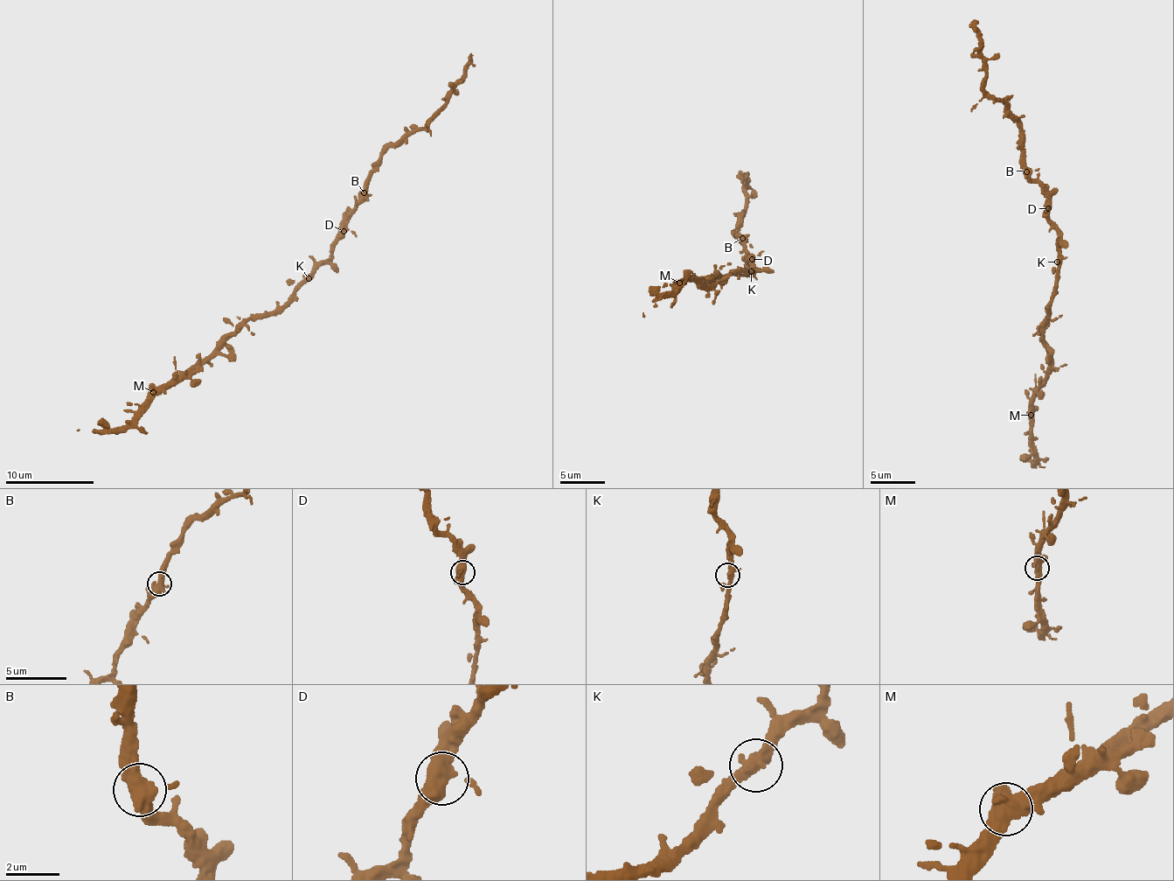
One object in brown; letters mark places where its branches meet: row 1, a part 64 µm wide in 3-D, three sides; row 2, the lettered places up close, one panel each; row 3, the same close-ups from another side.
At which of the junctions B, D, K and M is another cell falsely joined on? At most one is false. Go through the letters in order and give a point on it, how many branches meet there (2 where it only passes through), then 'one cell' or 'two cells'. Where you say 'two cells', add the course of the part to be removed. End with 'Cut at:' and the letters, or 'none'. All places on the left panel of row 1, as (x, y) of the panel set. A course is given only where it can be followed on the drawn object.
B: place (364, 192); branches 3; one cell
D: place (343, 231); branches 3; one cell
K: place (309, 278); branches 2; one cell
M: place (153, 392); branches 3; one cell
Cut at: none

